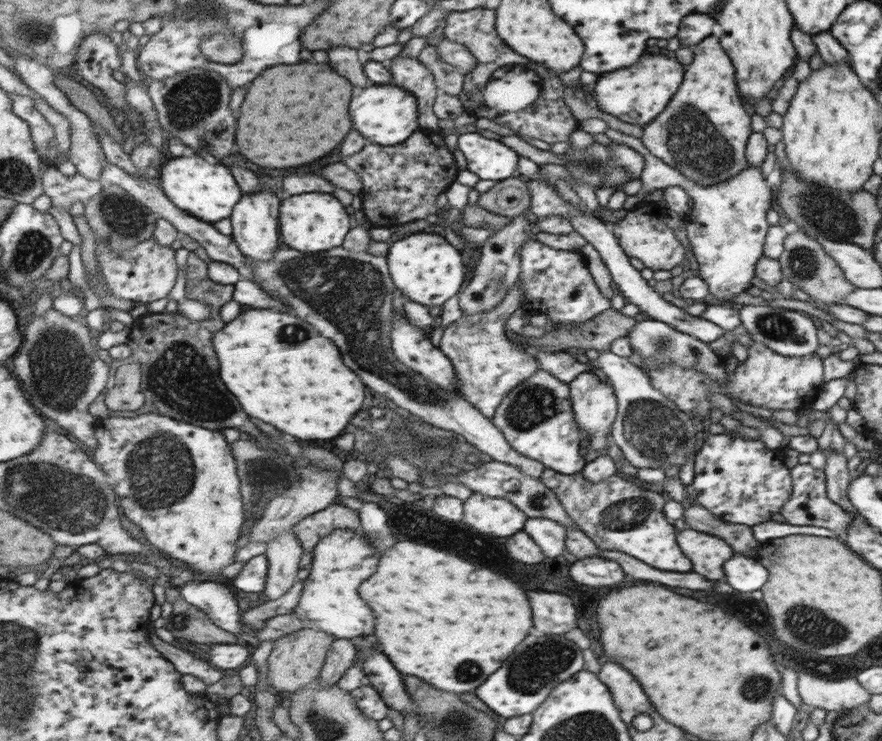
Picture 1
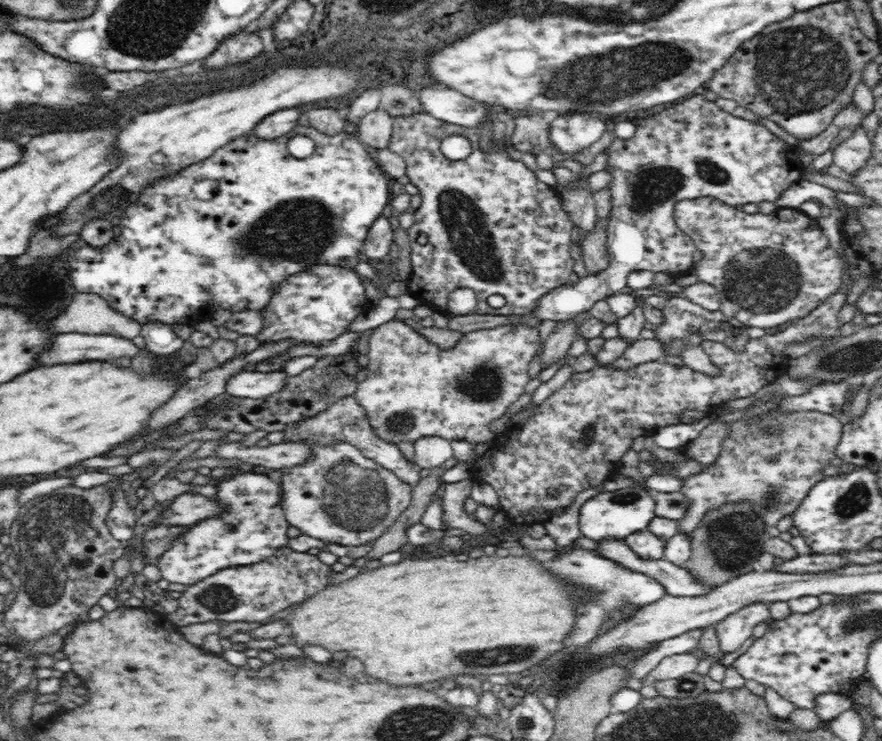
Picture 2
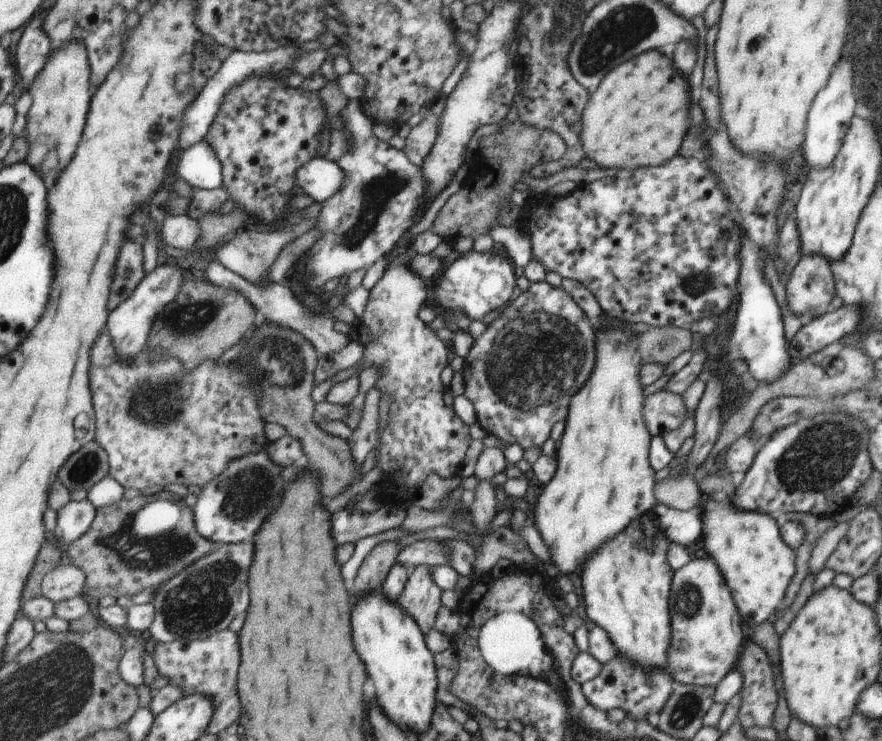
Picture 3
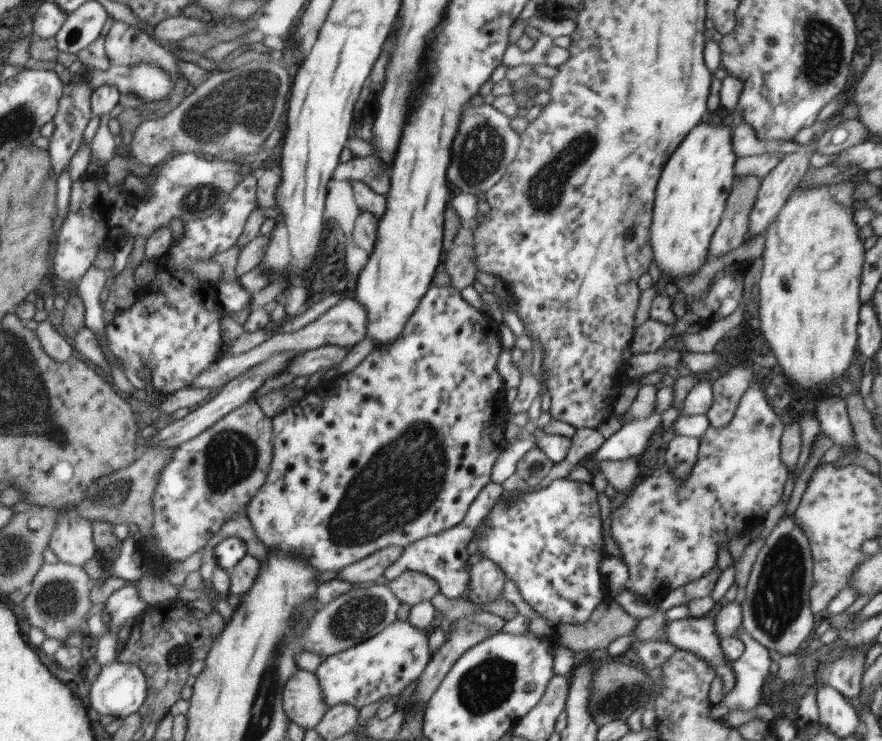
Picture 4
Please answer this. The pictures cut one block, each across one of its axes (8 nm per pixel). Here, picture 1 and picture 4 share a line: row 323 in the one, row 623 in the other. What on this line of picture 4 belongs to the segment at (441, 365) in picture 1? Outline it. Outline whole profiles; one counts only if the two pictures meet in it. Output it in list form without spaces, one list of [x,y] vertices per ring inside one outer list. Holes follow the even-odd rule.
[[[395,619],[375,636],[331,655],[317,670],[325,700],[331,707],[347,703],[356,709],[383,697],[395,700],[411,682],[423,674],[430,660],[427,639],[426,631],[409,624],[407,620]]]

